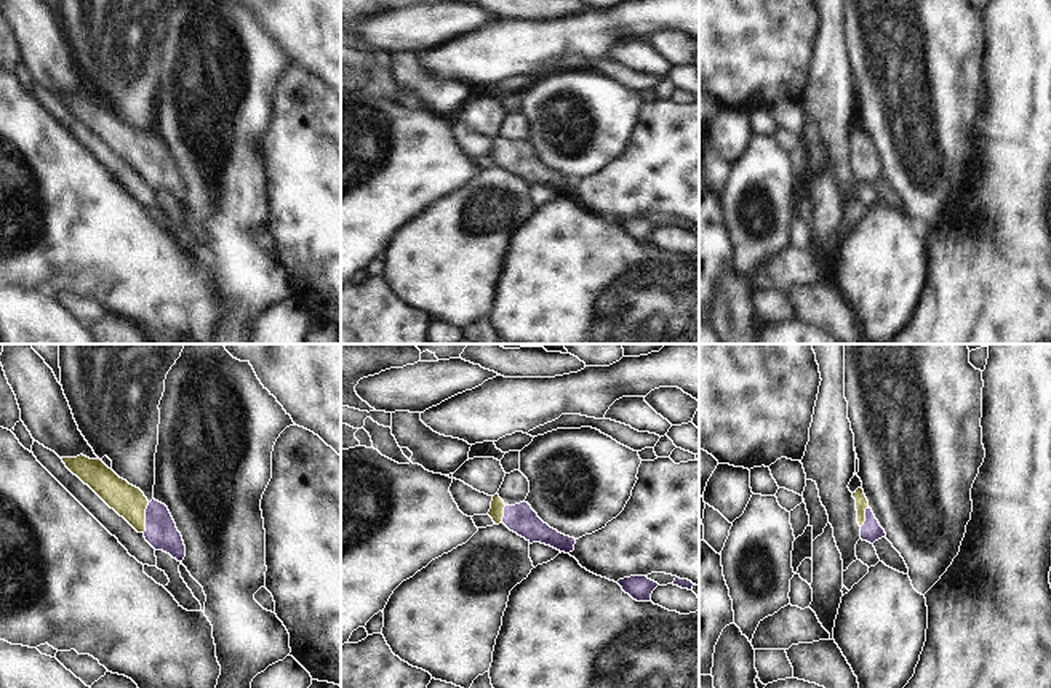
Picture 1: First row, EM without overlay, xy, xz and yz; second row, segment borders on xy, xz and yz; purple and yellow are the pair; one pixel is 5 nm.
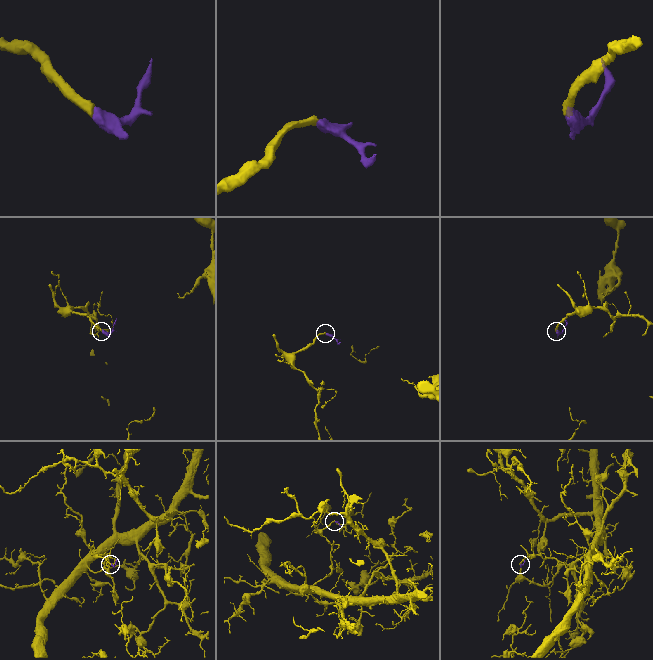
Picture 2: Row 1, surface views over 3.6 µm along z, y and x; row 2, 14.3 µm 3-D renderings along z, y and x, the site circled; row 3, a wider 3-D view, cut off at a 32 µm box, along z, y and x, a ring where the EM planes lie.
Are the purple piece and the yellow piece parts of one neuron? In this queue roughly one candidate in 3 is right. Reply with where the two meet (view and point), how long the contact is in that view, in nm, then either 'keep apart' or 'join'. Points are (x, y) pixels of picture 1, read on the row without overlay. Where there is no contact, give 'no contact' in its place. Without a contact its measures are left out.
xy (146, 159) | 160 nm | join

